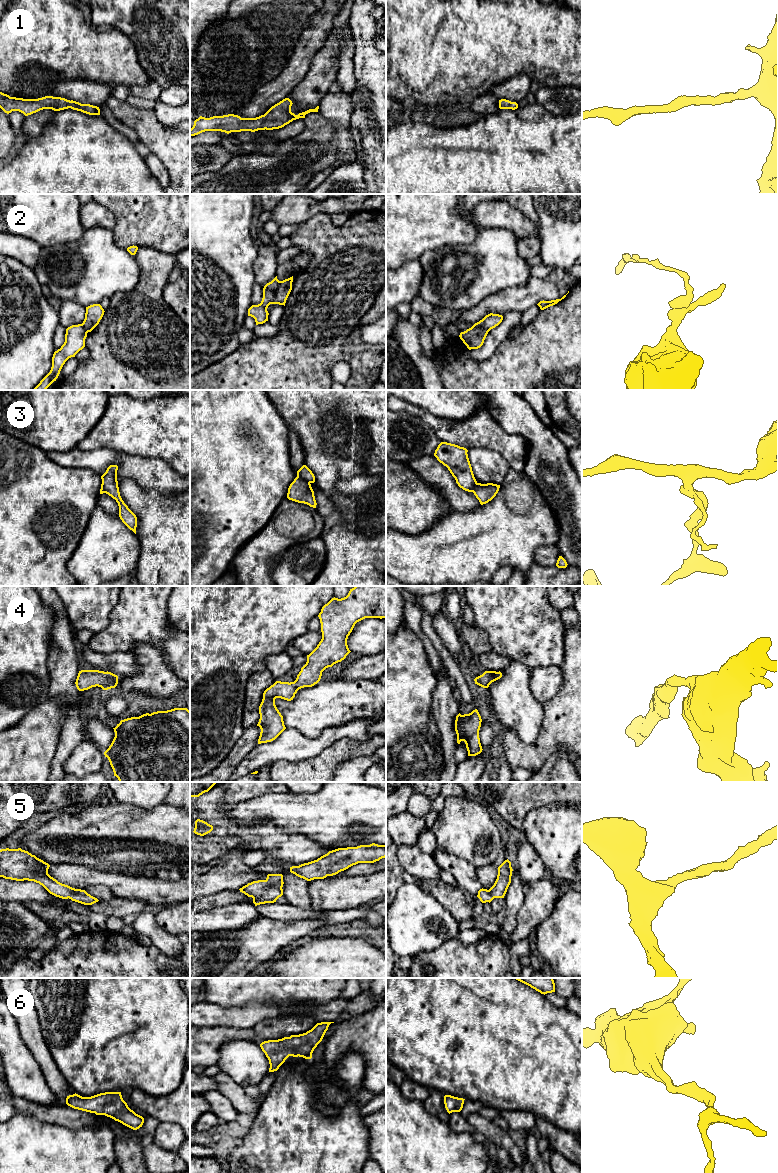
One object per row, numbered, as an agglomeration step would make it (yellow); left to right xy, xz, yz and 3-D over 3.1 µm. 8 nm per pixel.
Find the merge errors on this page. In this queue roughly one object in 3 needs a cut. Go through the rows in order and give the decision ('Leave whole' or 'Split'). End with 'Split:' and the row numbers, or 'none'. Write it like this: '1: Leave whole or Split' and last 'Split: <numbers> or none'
1: Leave whole
2: Split
3: Split
4: Leave whole
5: Leave whole
6: Leave whole
Split: 2, 3

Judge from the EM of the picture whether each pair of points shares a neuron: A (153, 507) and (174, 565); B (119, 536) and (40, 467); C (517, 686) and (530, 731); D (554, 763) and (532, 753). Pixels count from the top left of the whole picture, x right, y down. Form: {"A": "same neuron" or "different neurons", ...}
{"A": "same neuron", "B": "different neurons", "C": "same neuron", "D": "different neurons"}

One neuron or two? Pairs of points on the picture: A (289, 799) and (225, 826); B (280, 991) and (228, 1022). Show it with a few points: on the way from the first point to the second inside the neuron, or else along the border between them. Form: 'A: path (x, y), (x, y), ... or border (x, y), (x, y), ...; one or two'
A: border (229, 809), (229, 815), (241, 825), (253, 825); two
B: border (238, 1006), (273, 1001), (284, 1009); two

